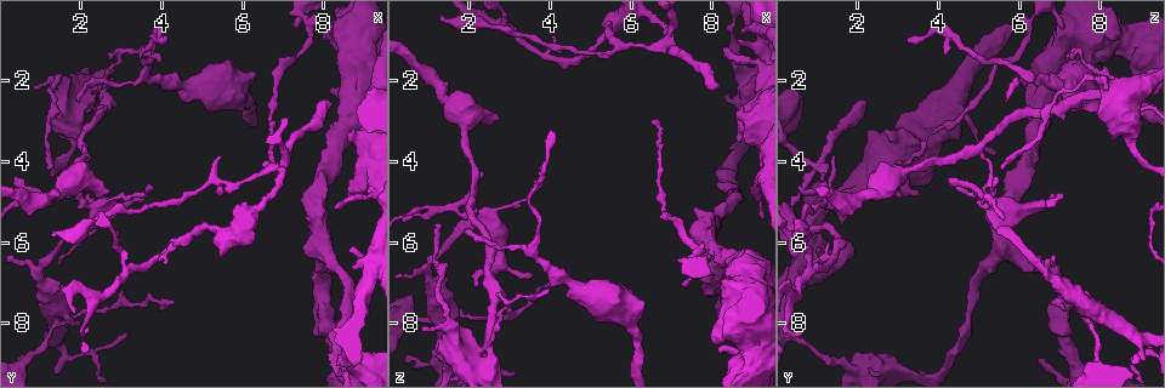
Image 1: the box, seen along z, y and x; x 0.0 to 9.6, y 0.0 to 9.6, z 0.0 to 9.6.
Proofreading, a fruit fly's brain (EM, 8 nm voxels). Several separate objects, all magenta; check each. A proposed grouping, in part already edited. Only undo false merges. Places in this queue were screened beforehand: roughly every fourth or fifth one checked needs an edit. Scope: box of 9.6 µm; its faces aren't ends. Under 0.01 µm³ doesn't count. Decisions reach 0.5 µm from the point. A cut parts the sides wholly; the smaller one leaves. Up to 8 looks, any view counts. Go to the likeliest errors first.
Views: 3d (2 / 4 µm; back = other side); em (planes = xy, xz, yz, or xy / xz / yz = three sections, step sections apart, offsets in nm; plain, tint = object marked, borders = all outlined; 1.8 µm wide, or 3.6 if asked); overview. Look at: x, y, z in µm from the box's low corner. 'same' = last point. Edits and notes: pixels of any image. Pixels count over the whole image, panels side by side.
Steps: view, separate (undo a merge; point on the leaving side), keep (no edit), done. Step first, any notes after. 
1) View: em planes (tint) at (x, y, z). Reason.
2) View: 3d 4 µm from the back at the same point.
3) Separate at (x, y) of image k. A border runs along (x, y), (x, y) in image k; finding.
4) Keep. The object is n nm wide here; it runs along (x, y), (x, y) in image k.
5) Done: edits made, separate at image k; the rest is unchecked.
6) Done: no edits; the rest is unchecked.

View: em xy step 4 (tint) at (7.00, 4.15, 0.95). Looks like a crossing.

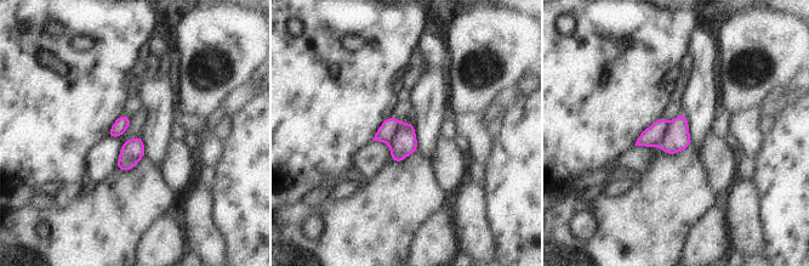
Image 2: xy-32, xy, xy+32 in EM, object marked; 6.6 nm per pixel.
View: em planes (tint) at the same point.

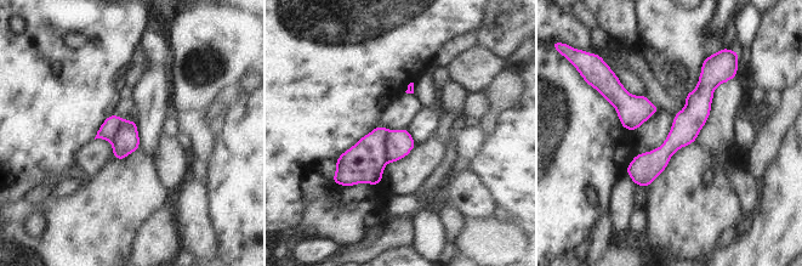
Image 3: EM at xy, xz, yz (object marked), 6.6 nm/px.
Separate at (363, 163) of image 3. A border runs along (388, 130), (386, 162) in image 3; two cells meet here.

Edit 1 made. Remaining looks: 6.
View: 3d 4 µm at (9.15, 6.60, 0.75). Sudden change in width.

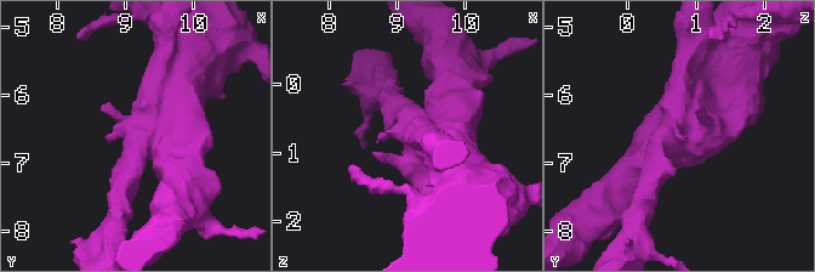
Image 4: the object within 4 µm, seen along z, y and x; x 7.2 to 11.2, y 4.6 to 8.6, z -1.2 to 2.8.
View: em planes (borders) at (9.15, 6.55, 0.75). Shape alone is not enough.

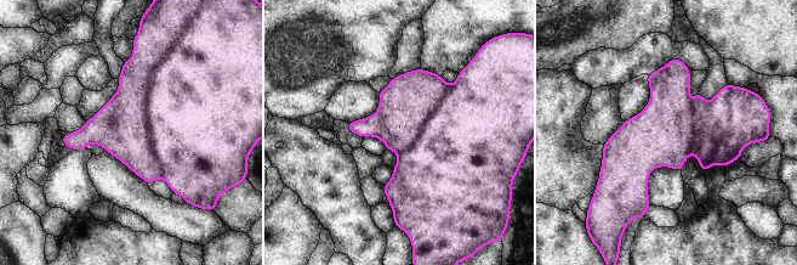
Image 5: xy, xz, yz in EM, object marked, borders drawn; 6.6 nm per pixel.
Separate at (123, 128) of image 5. A border runs along (169, 56), (149, 100), (163, 178) in image 5; a second cell is stuck on.

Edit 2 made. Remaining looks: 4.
Done: edits made, separate at image 3, separate at image 5; the rest is unchecked.

